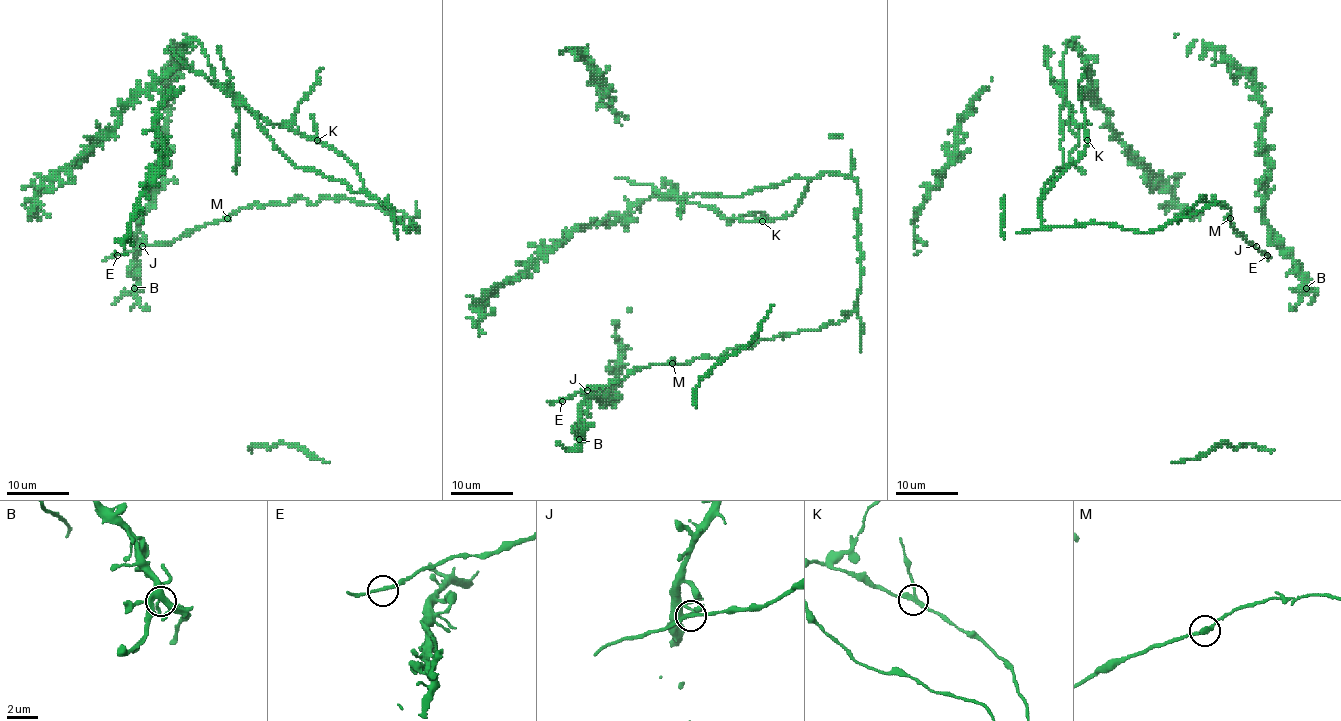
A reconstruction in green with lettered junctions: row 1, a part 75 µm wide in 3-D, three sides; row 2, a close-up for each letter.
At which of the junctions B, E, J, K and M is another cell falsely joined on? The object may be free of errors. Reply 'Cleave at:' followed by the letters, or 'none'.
Cleave at: K

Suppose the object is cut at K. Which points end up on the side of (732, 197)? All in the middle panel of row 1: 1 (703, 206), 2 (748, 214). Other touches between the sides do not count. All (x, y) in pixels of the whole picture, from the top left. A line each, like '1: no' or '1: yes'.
1: no
2: no

